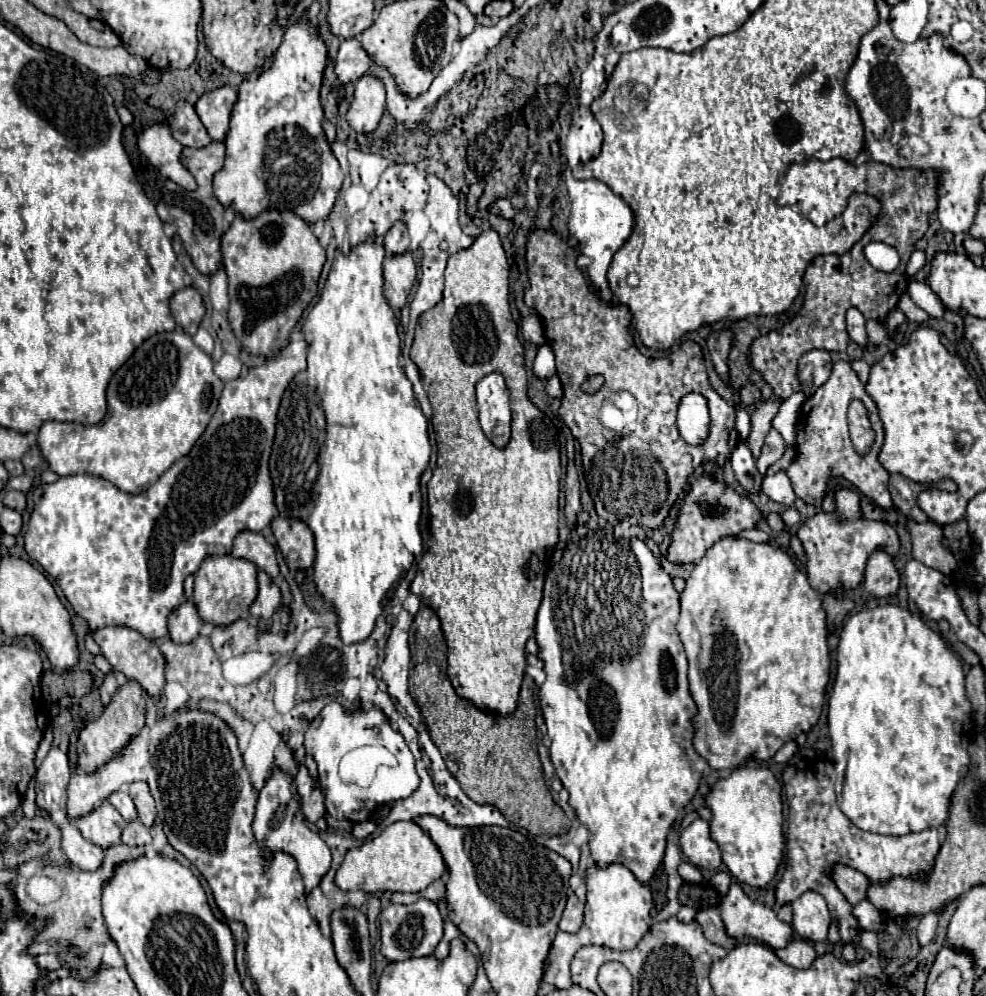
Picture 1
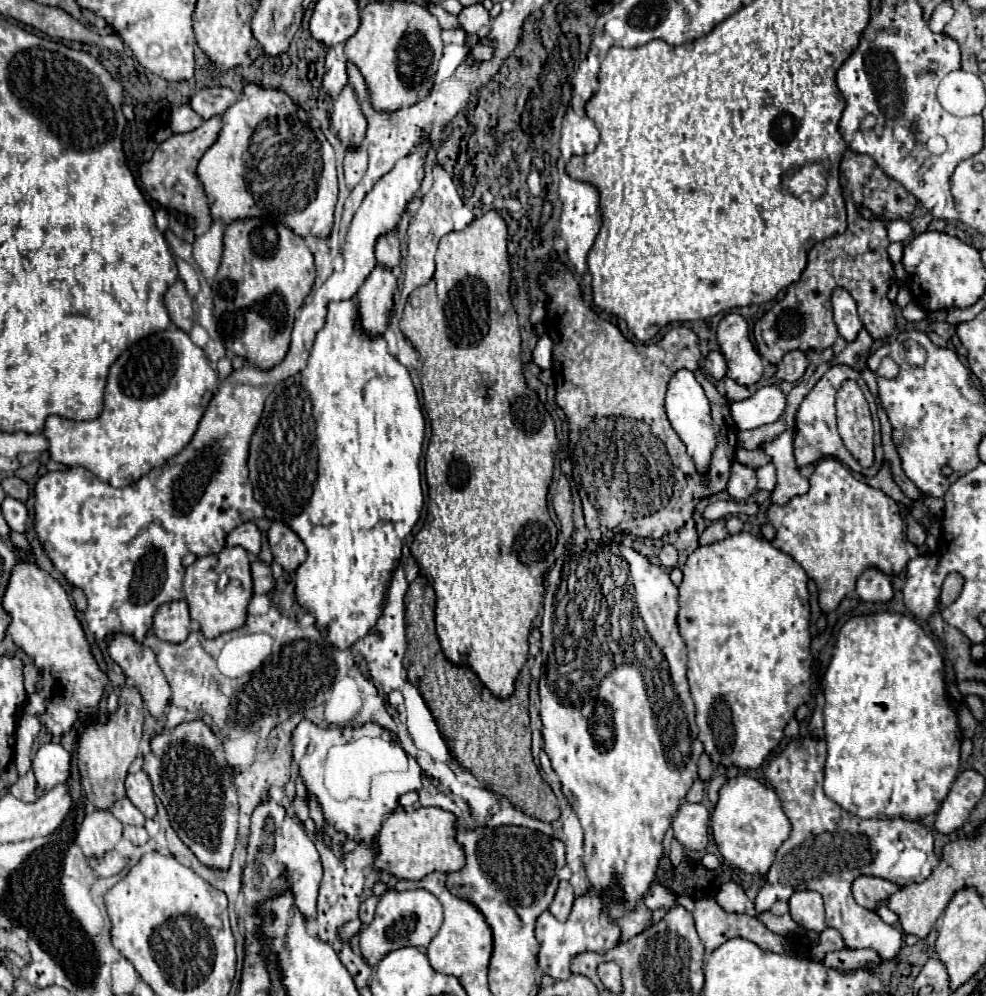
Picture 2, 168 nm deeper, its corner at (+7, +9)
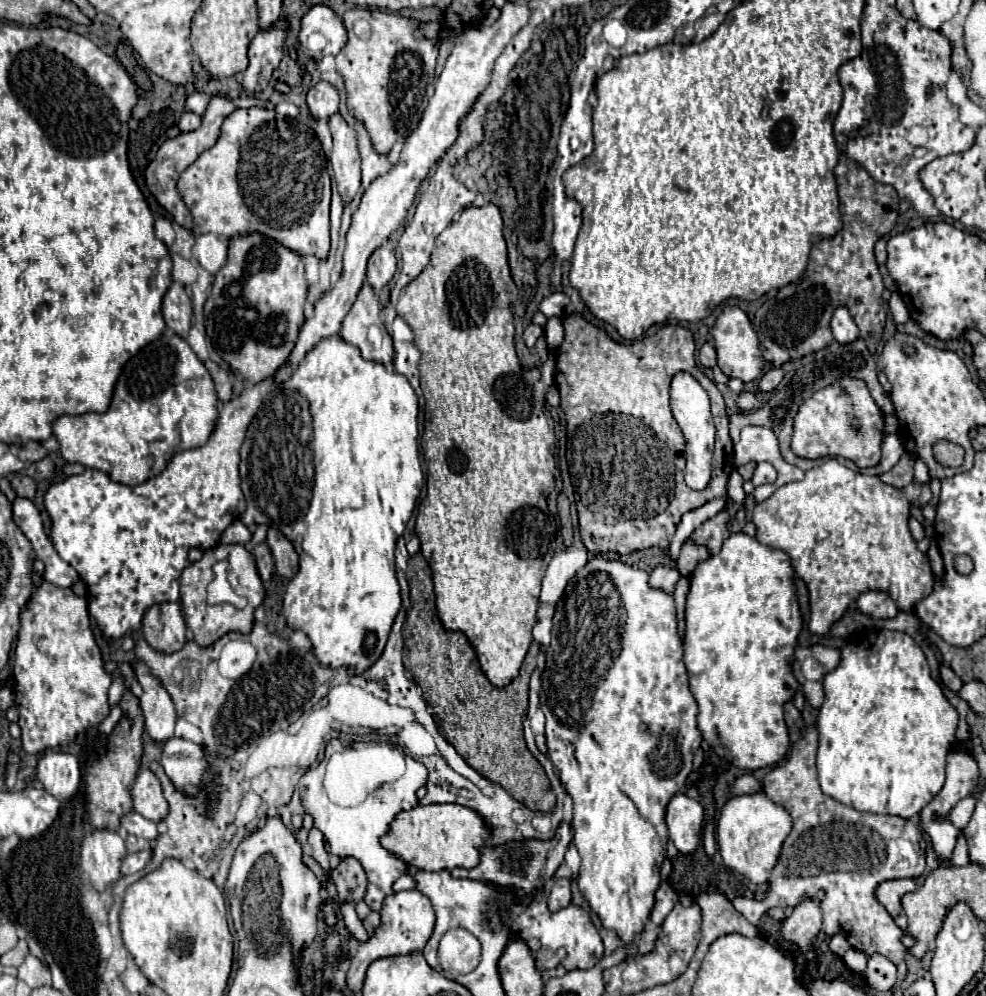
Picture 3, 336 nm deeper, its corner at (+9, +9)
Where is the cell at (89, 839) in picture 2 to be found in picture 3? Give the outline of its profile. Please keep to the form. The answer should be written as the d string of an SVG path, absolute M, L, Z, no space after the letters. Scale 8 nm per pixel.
M90 831L82 841L80 869L96 891L104 891L122 877L120 865L124 857L124 839L116 831Z

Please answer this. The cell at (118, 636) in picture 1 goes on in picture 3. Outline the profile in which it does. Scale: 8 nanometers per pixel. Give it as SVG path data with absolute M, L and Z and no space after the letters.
M136 661L134 671L144 689L144 695L140 697L140 707L146 717L146 733L150 735L152 741L166 743L166 739L174 737L176 725L174 703L168 691L158 683L158 679L154 679L154 675L148 673L148 667L144 663Z

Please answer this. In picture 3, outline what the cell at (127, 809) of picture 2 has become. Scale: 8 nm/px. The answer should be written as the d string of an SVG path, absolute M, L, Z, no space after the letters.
M136 811L128 813L124 819L122 819L122 827L136 835L136 837L142 837L142 839L148 839L148 841L154 841L158 837L158 829L156 829L156 823L154 821L148 821L144 819L142 815L138 815Z

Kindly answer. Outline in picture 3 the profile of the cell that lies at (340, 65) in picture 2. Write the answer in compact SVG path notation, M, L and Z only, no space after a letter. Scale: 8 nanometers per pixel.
M320 81L312 91L308 91L308 109L314 119L330 119L338 111L338 91Z

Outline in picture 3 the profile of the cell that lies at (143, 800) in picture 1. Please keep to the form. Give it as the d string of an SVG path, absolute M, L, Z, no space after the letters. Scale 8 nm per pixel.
M150 769L140 771L140 775L136 777L136 783L132 787L132 801L134 811L150 821L158 823L168 815L168 803L164 799L162 785Z

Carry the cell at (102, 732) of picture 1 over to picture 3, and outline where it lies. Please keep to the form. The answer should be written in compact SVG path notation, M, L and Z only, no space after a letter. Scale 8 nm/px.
M126 689L120 705L122 705L124 717L118 721L112 735L108 737L108 745L112 749L100 759L88 763L86 767L86 791L88 791L88 811L90 811L92 827L106 827L108 831L118 831L122 815L126 815L126 811L132 811L130 787L138 775L140 757L142 757L144 715L142 715L138 697L134 697L132 691Z

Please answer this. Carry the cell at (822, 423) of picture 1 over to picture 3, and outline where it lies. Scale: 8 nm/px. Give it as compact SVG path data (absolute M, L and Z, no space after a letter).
M842 379L830 387L816 391L800 405L794 419L792 451L798 457L820 459L828 455L842 455L852 459L858 467L874 467L880 461L880 445L884 437L884 415L870 397L862 379Z

